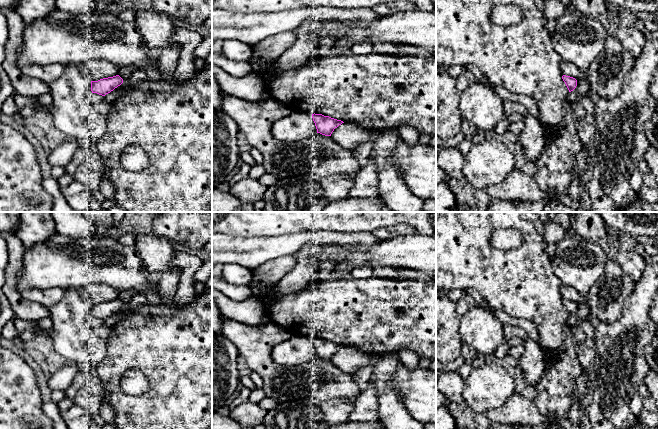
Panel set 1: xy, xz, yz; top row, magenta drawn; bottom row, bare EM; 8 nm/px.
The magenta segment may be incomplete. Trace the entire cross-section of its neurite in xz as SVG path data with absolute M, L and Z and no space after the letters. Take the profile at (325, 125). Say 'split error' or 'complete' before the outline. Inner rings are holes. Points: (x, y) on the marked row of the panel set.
complete; M312 114L313 121L315 123L317 133L325 136L331 136L332 132L339 125L344 123L341 120L331 118L329 116L324 116L322 114Z

